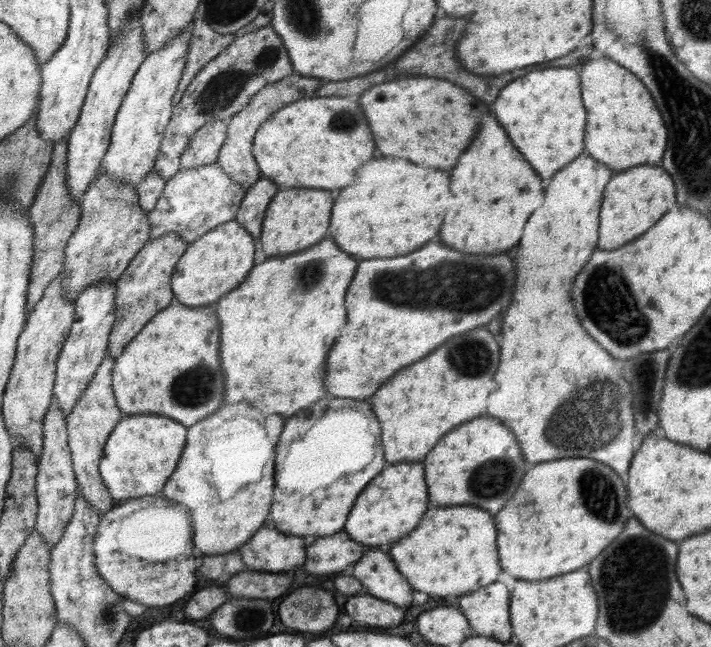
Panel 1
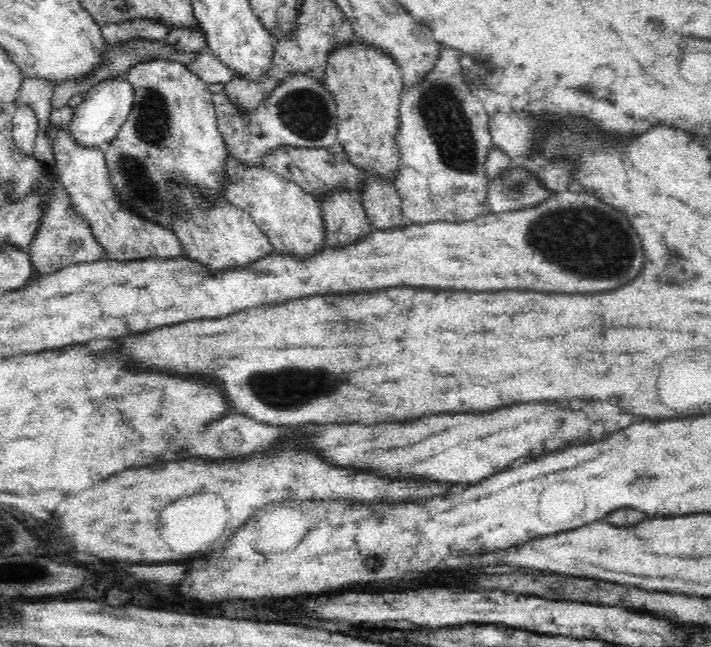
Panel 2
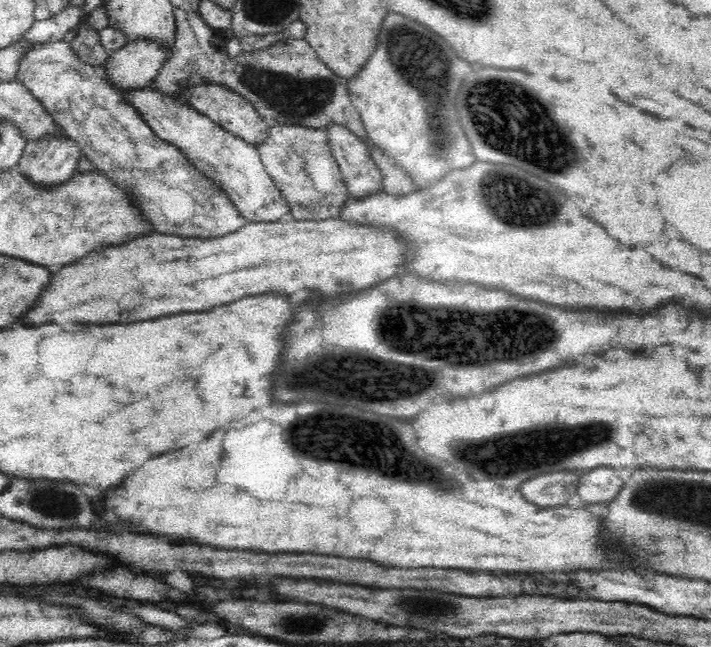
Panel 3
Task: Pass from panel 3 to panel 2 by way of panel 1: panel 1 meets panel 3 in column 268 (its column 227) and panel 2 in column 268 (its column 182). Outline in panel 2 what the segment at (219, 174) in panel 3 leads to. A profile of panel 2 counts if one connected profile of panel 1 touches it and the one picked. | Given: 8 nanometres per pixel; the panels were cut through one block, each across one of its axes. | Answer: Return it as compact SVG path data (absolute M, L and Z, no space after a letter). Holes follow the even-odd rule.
M231 156L226 164L226 175L228 175L228 184L226 184L227 190L224 198L232 206L250 215L258 227L268 235L278 253L285 254L289 258L297 258L299 262L302 262L302 260L312 258L312 254L324 250L326 246L326 223L324 223L324 213L322 213L319 199L308 194L294 181L285 179L268 168L248 168Z

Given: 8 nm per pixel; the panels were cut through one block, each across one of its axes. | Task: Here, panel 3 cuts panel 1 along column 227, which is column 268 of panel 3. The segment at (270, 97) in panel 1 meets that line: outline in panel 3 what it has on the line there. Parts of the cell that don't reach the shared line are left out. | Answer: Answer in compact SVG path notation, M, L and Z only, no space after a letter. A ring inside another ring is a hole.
M272 122L268 138L257 146L266 170L291 206L291 219L337 219L347 205L349 188L333 155L324 129Z

